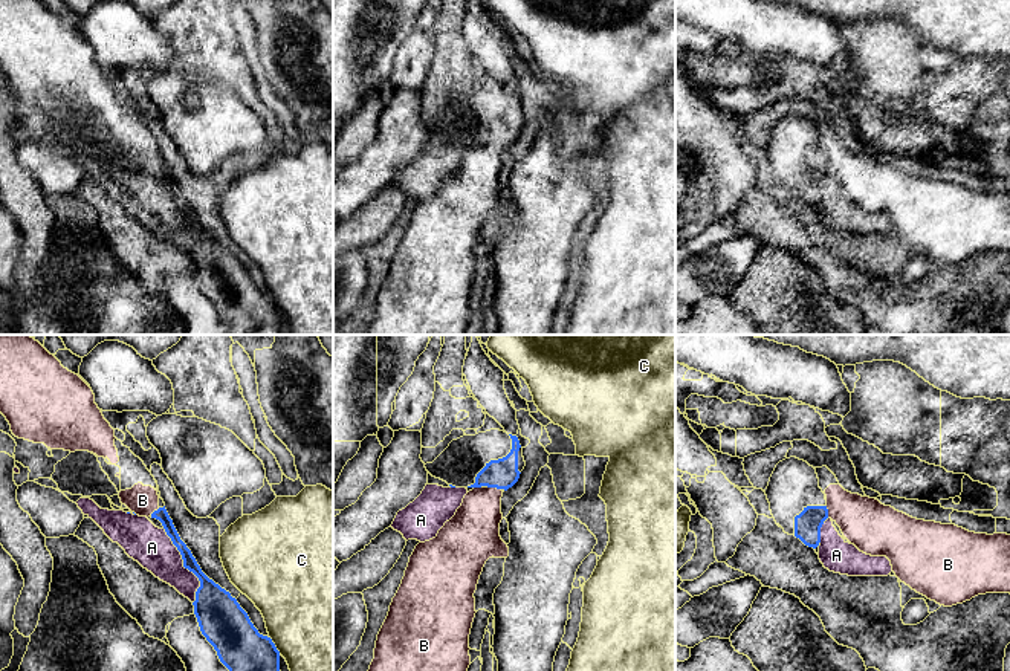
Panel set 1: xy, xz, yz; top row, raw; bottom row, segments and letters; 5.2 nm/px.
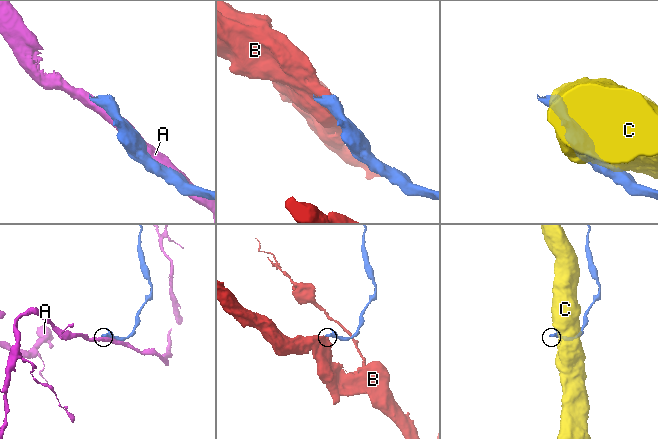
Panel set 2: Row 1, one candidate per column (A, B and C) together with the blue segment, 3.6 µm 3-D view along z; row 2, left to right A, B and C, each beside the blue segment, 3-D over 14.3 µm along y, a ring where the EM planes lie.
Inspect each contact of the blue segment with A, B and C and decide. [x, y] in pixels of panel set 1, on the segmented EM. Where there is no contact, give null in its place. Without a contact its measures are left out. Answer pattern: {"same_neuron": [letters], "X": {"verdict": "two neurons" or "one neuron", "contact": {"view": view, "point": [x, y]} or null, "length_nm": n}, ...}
{"same_neuron": [], "A": {"verdict": "two neurons", "contact": {"view": "xy", "point": [184, 566]}, "length_nm": 440}, "B": {"verdict": "two neurons", "contact": {"view": "xz", "point": [494, 486]}, "length_nm": 80}, "C": {"verdict": "two neurons", "contact": {"view": "xy", "point": [274, 645]}, "length_nm": 110}}

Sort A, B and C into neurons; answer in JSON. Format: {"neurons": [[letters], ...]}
{"neurons": [["A"], ["B"], ["C"]]}

